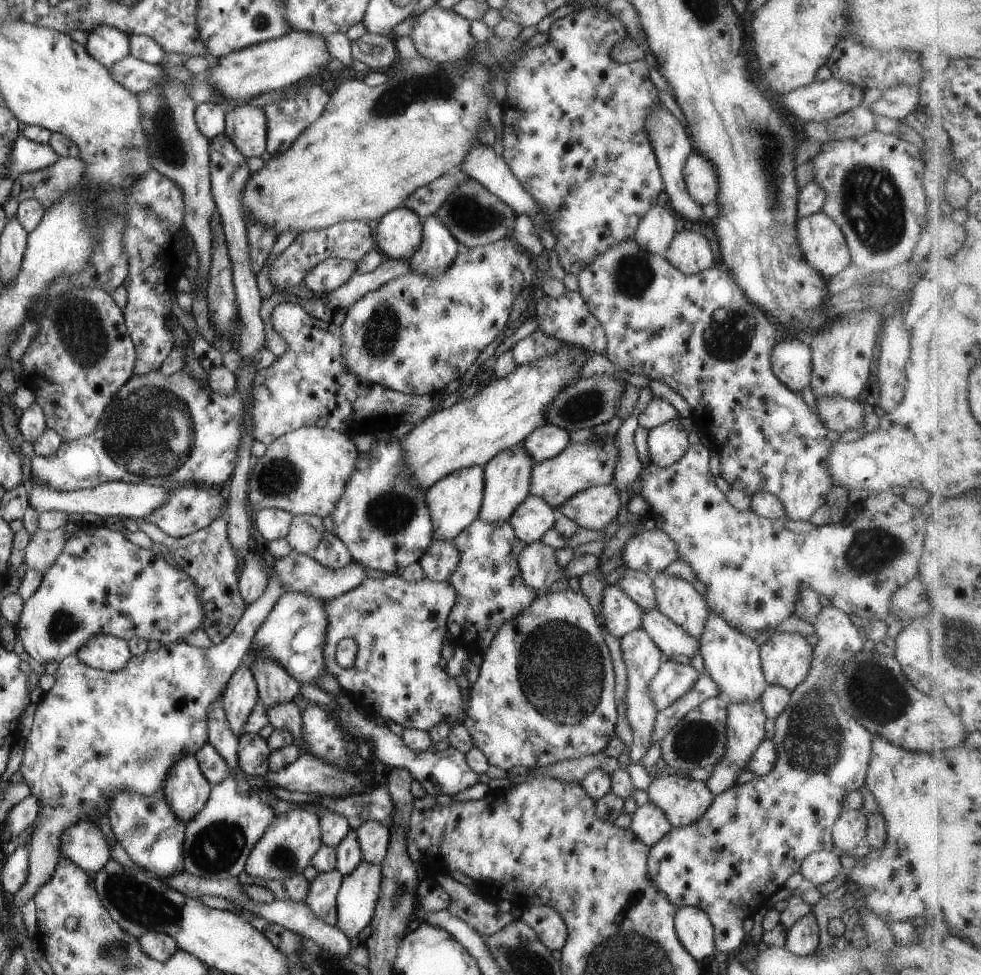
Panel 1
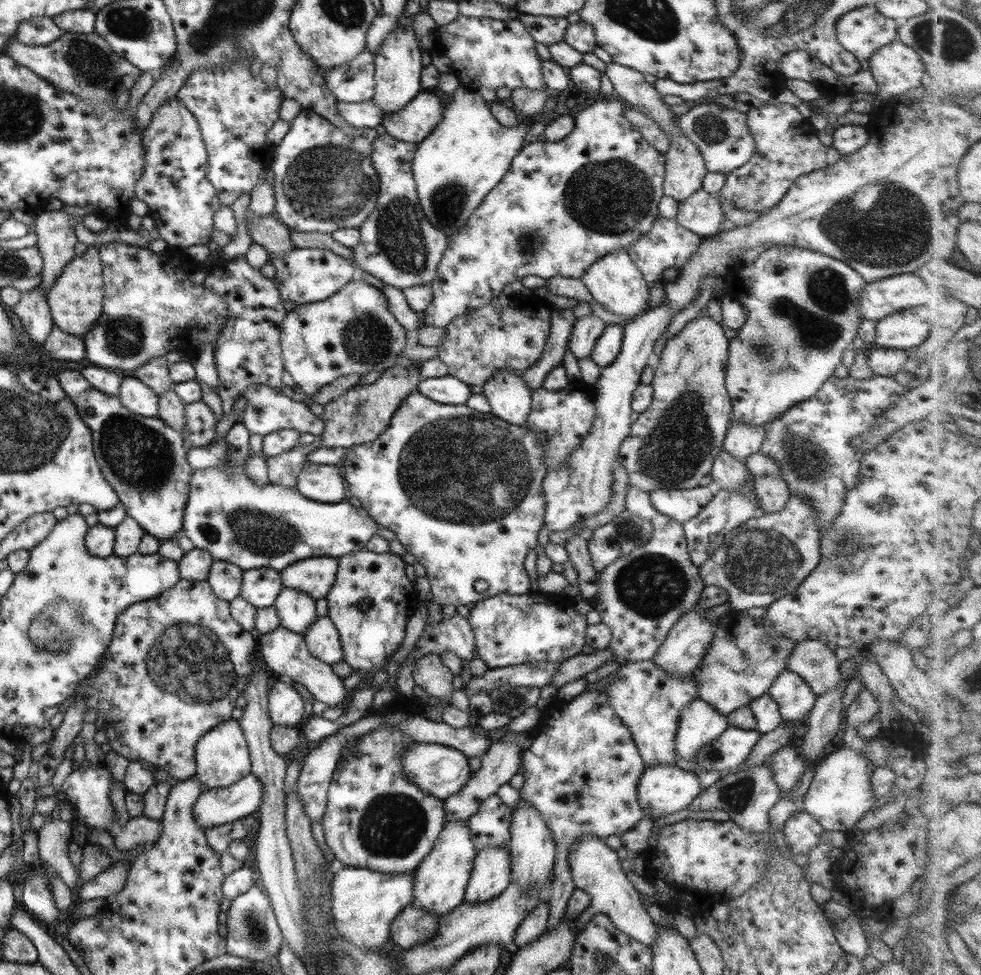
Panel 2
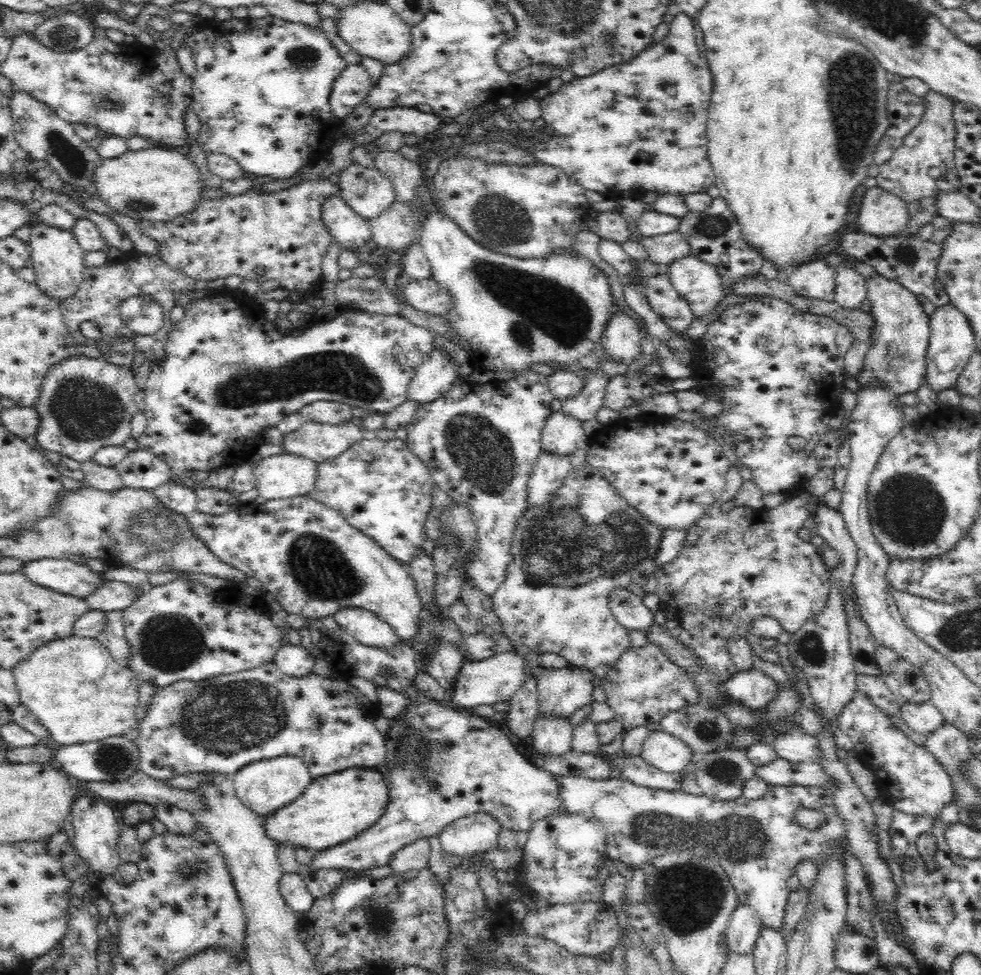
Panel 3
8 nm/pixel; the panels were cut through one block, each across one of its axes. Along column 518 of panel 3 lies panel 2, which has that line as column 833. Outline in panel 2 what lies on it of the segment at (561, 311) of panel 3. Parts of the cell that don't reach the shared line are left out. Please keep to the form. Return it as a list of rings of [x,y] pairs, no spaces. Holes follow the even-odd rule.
[[[777,245],[761,252],[754,261],[748,263],[740,263],[735,260],[732,266],[727,268],[727,272],[722,276],[726,284],[726,297],[738,302],[744,310],[746,316],[743,324],[736,330],[735,337],[727,340],[728,350],[726,352],[726,373],[725,373],[725,389],[727,389],[730,398],[731,412],[730,423],[740,422],[741,424],[752,424],[753,426],[763,426],[766,422],[771,422],[779,418],[787,409],[805,401],[812,397],[823,382],[833,374],[835,365],[840,363],[841,354],[847,347],[851,347],[851,340],[857,334],[857,327],[862,321],[862,314],[859,308],[860,294],[866,282],[844,262],[835,260],[824,254],[812,252],[811,250],[799,249],[790,245]]]

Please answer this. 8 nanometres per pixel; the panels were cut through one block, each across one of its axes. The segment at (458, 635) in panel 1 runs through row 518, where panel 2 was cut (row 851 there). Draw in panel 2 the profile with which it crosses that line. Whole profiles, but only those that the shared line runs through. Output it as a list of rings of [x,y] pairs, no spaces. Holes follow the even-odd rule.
[[[498,796],[486,798],[479,805],[479,810],[466,820],[473,850],[479,853],[486,846],[506,847],[510,841],[511,817],[512,810]]]

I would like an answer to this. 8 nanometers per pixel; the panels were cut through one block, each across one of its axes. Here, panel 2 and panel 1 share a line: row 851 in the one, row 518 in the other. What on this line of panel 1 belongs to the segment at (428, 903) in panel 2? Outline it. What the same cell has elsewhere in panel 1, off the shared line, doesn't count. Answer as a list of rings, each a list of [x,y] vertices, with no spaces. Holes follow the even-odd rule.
[[[469,466],[455,470],[440,478],[425,494],[425,506],[431,520],[431,538],[441,542],[452,541],[461,530],[465,530],[479,516],[483,498],[483,467]]]

